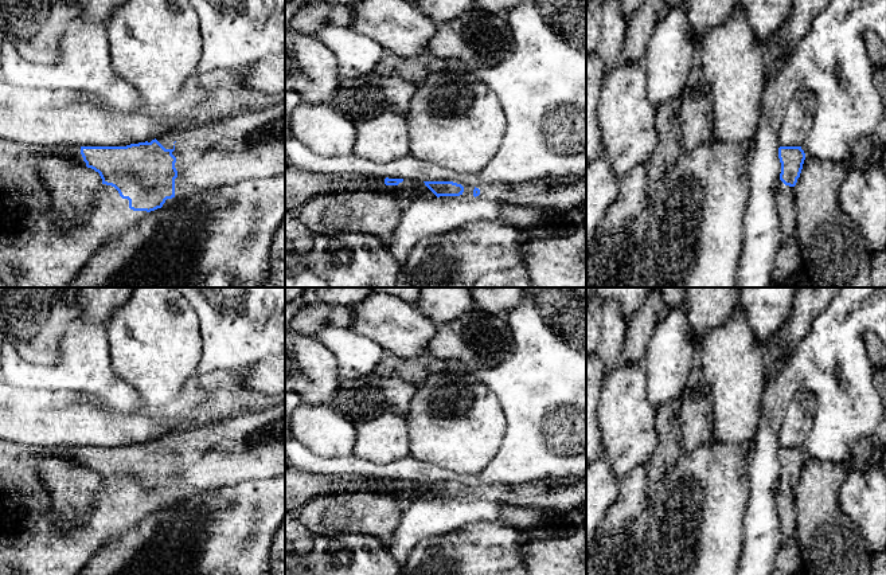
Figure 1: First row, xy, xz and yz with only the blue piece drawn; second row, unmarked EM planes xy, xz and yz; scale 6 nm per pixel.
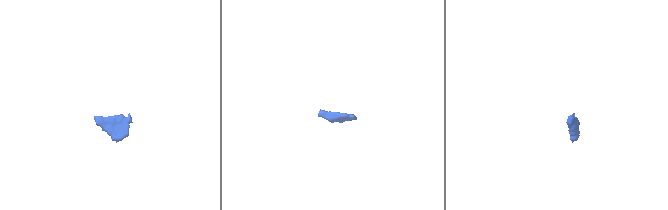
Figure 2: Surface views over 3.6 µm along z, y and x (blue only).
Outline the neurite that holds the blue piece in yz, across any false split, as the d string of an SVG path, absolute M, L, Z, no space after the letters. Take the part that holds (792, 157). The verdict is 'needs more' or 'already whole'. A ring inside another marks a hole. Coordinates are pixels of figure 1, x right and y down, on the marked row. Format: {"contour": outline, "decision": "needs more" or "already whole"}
{"contour": "M780 146L780 180L774 187L774 202L780 218L781 242L796 231L795 185L800 177L805 153L801 146Z", "decision": "needs more"}

